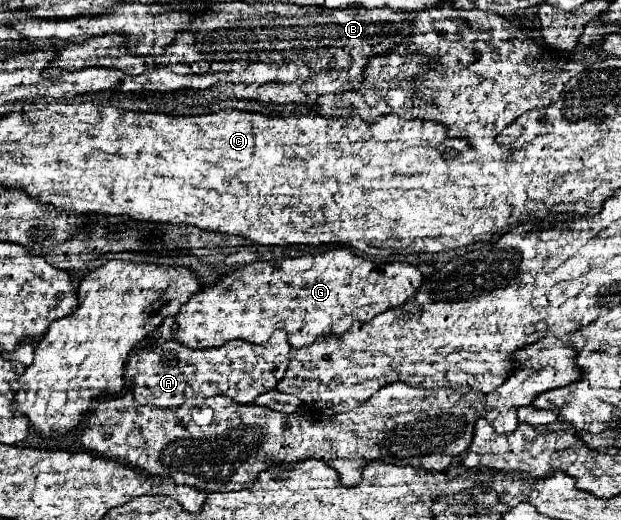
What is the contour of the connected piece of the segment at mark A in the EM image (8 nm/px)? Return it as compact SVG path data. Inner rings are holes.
M278 329L270 337L266 345L254 345L248 341L230 341L222 347L212 349L190 349L176 339L166 339L164 343L156 343L150 347L136 349L130 355L130 389L124 389L134 395L134 401L140 405L158 405L158 407L178 407L186 399L206 399L212 395L226 395L236 403L252 403L260 393L270 391L282 379L288 365L290 343L286 339L286 331Z

